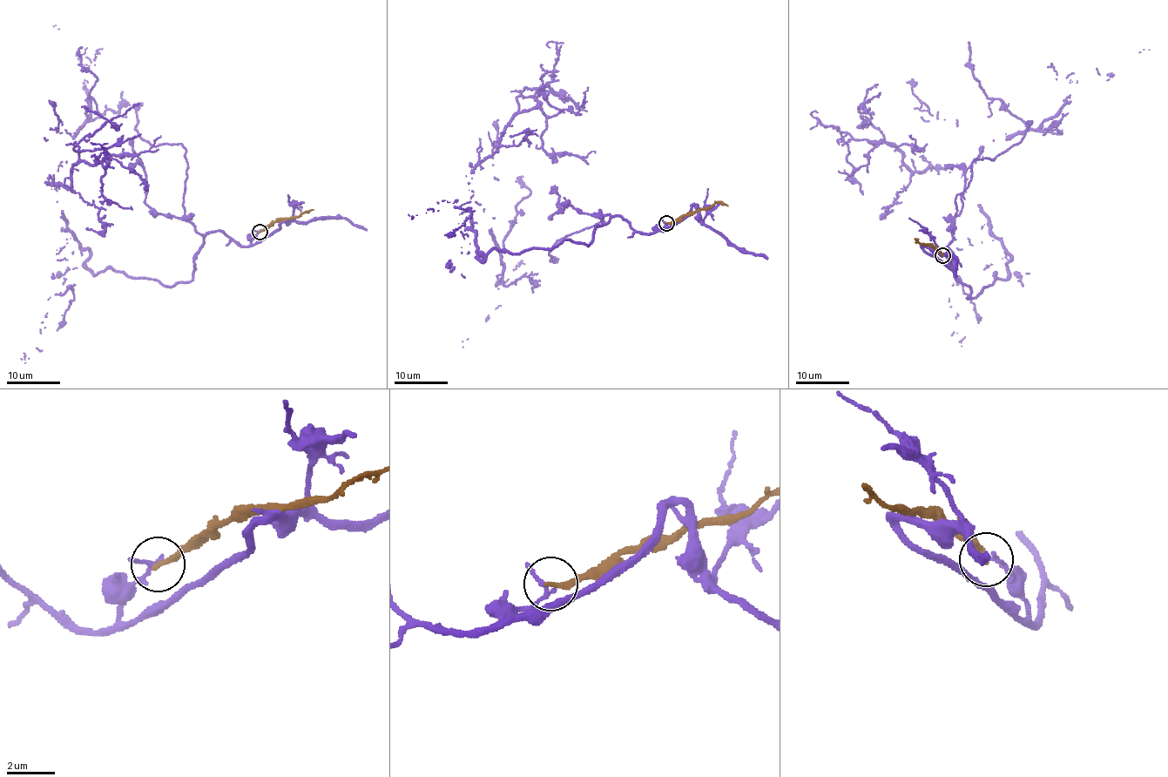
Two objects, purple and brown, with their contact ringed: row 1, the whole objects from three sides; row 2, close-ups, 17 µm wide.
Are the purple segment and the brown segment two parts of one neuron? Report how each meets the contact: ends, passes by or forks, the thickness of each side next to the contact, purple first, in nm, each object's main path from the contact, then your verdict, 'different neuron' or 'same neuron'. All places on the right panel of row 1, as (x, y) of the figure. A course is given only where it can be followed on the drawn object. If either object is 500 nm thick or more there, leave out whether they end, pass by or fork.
purple passes by | brown ends | 150/220 nm | purple via (942, 254), (968, 299), (1007, 278), (963, 171), (914, 172), (858, 107), (909, 82), (938, 118) | brown via (942, 255), (933, 247), (917, 242), (918, 239) | different neuron

